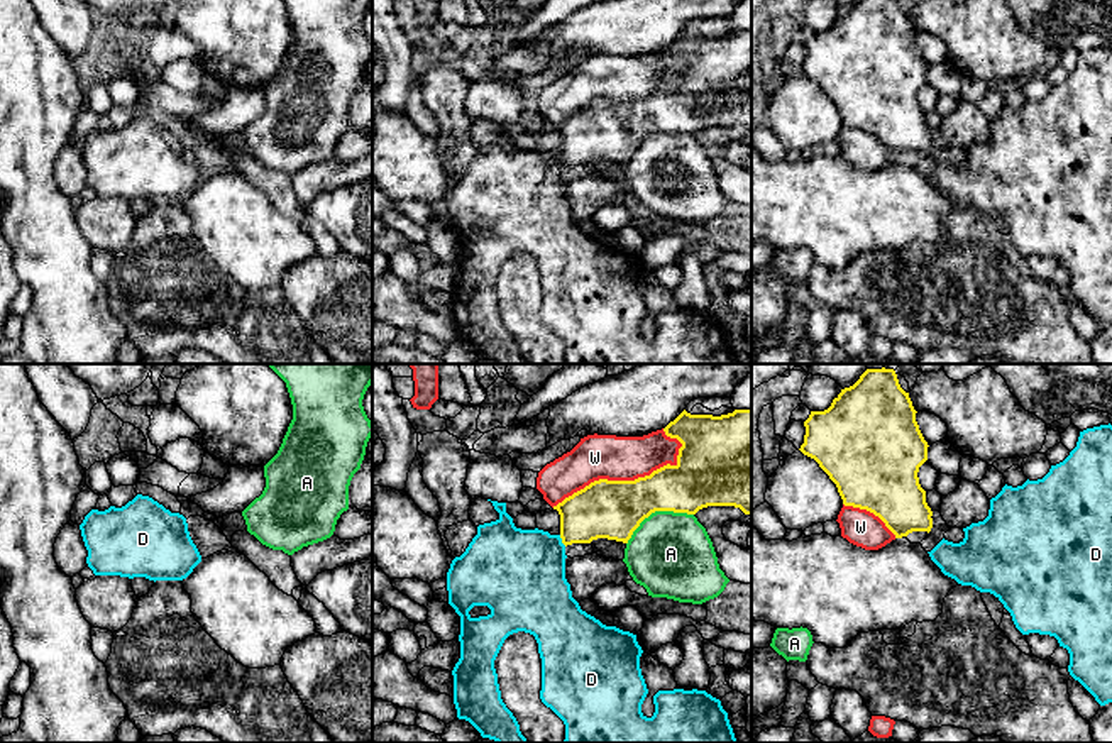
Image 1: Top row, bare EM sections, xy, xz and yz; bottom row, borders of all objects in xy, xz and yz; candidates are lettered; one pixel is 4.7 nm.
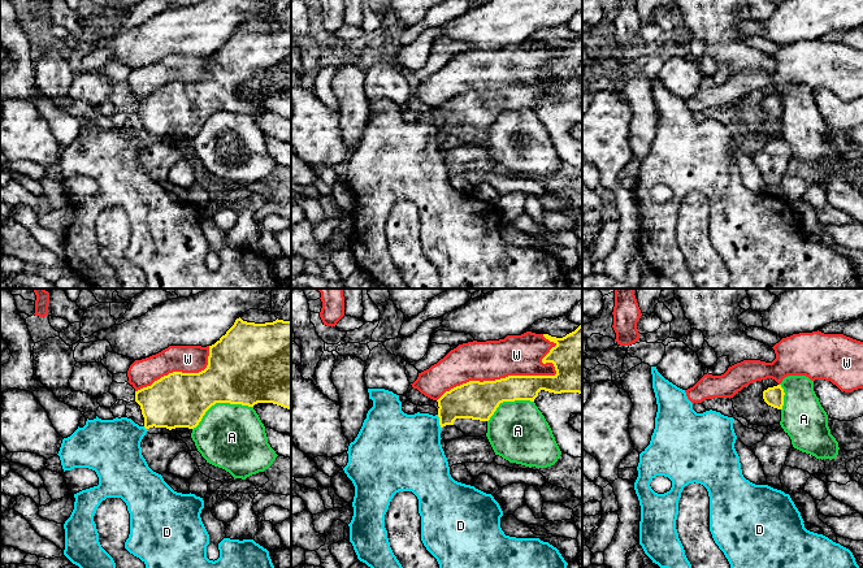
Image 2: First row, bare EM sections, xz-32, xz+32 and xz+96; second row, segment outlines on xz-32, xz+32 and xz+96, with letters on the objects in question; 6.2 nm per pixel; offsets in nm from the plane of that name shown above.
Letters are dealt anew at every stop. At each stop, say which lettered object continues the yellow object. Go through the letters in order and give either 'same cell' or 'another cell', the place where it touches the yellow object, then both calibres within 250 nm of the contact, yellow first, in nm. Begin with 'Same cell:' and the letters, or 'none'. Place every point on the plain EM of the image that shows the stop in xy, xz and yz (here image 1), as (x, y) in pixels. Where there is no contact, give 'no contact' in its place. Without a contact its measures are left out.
Same cell: none
A: another cell; contact xz (655, 131); calibres 280 and 400 nm
D: another cell; contact xz (562, 161); calibres 280 and 420 nm
W: another cell; contact xz (623, 102); calibres 280 and 220 nm

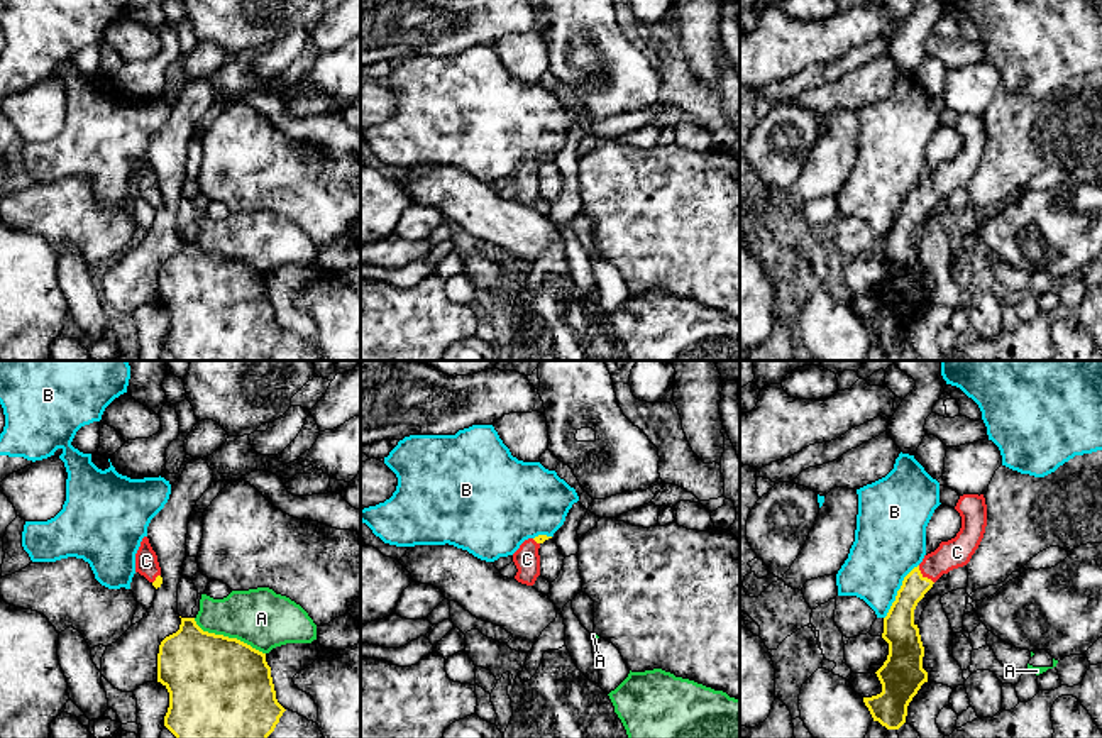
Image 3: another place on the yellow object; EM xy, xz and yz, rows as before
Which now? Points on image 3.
Same cell: C
A: another cell; contact xy (227, 258); calibres 480 and 280 nm
B: another cell; contact yz (898, 212); calibres 160 and 340 nm
C: same cell; contact yz (925, 198); calibres 140 and 140 nm

